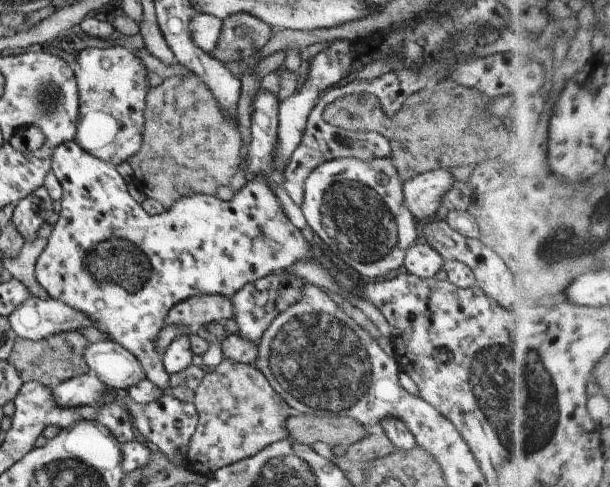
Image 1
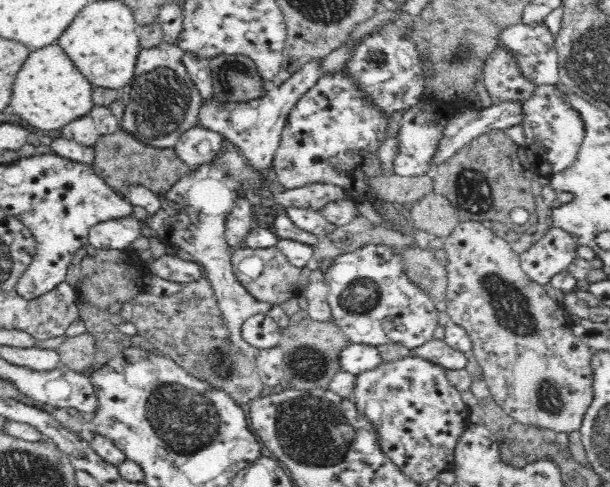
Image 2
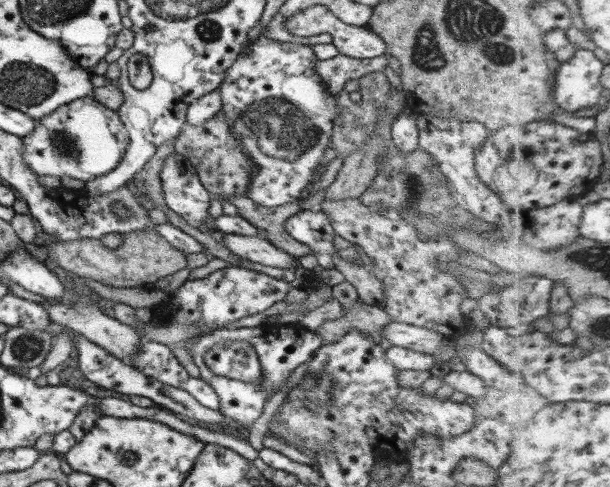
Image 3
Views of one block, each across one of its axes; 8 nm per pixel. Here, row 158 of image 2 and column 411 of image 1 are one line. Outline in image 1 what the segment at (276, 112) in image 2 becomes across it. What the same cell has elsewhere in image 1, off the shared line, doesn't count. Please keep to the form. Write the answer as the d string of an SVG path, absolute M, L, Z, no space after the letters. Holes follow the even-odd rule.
M413 243L410 248L405 251L403 266L407 272L419 278L426 279L433 277L433 274L439 268L442 268L444 259L434 251L427 243Z

